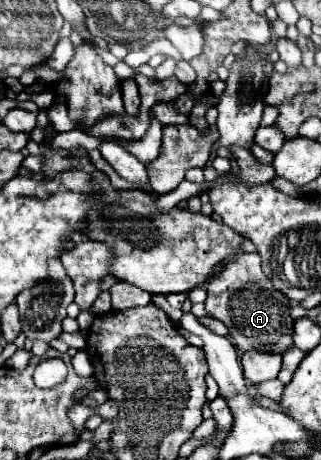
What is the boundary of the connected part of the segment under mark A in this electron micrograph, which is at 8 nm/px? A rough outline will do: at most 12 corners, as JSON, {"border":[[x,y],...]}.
{"border":[[240,254],[208,282],[206,312],[240,352],[292,348],[292,300]]}

